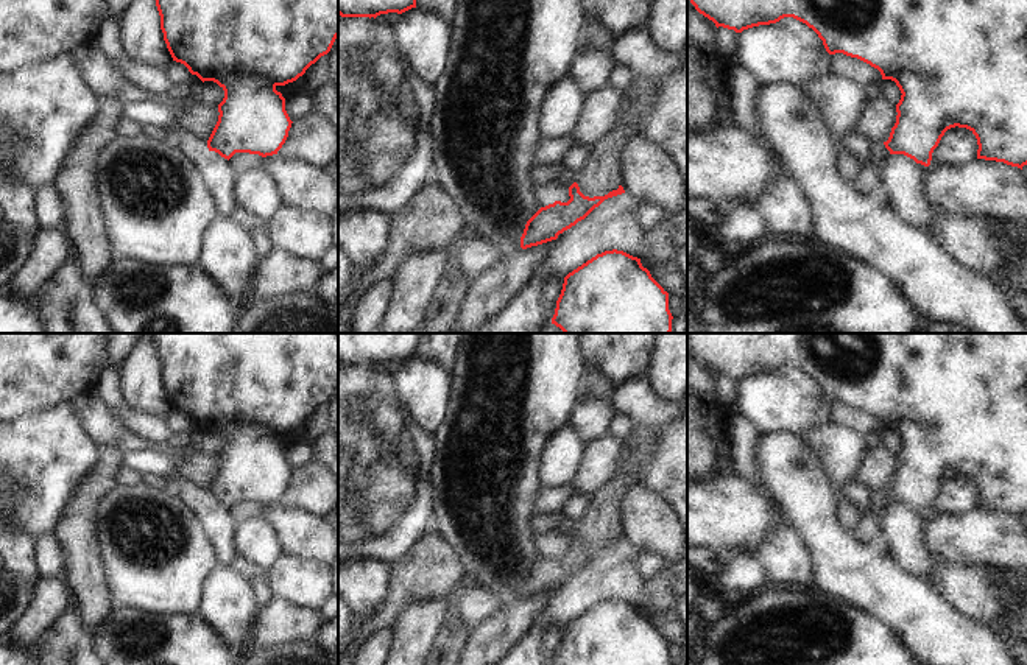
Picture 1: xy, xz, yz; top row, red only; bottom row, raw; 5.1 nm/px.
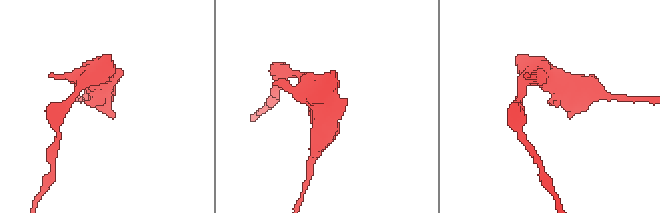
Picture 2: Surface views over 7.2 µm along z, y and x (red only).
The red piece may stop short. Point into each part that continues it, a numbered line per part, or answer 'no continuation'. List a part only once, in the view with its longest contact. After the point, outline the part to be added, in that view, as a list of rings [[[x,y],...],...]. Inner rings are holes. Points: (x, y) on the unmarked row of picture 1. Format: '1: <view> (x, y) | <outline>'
no continuation

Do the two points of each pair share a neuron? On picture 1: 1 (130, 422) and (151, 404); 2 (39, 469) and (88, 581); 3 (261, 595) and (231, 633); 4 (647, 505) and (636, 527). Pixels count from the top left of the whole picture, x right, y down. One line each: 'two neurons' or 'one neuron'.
1: two neurons
2: two neurons
3: two neurons
4: one neuron

